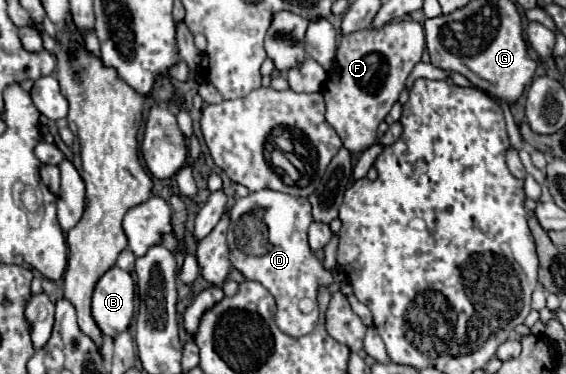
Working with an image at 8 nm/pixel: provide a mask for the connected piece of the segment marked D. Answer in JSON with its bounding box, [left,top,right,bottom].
[227,189,333,337]

